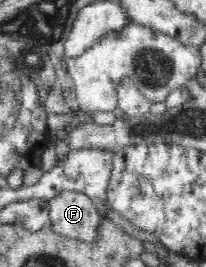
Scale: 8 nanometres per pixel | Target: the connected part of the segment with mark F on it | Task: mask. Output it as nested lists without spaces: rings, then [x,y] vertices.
[[[64,191],[48,201],[49,221],[57,234],[69,238],[96,240],[96,228],[100,222],[94,203],[85,194]]]

